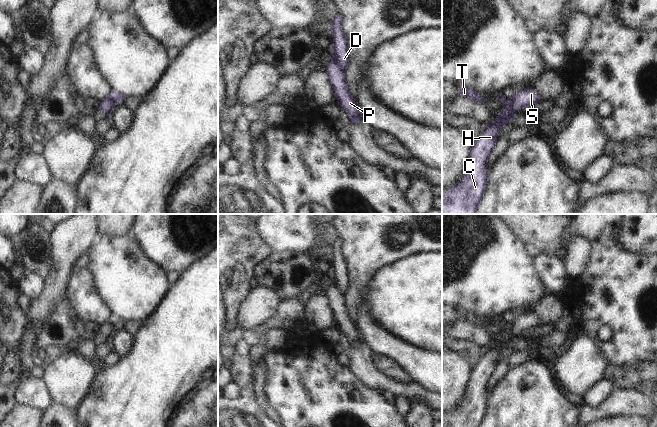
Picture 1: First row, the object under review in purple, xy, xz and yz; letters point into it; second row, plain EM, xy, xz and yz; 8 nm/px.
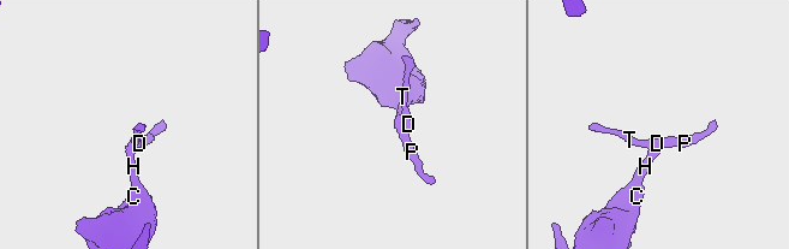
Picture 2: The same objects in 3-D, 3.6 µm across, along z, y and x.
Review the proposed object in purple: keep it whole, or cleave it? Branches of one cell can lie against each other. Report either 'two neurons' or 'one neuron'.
one neuron

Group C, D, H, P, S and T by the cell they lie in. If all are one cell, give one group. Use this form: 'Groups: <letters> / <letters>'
Groups: C D H P S T

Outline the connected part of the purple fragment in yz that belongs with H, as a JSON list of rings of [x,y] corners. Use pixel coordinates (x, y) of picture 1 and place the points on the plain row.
[[[535,311],[516,317],[508,331],[498,337],[498,343],[480,358],[472,371],[470,385],[462,405],[442,418],[442,427],[480,427],[490,395],[485,392],[498,365],[499,354],[516,341],[517,335],[542,326]]]

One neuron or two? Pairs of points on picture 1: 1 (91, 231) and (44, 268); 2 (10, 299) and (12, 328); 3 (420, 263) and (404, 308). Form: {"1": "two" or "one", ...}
{"1": "two", "2": "one", "3": "one"}

